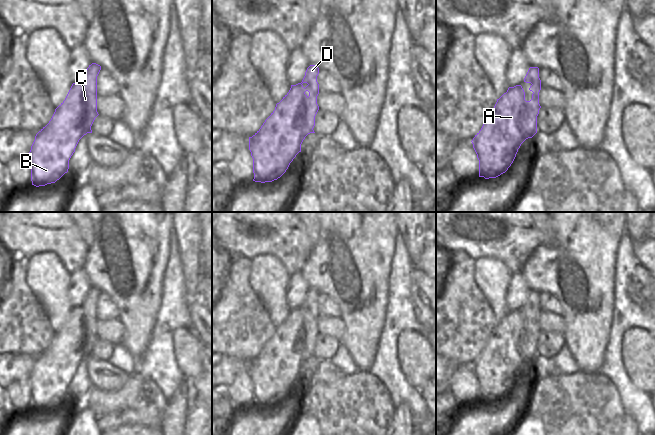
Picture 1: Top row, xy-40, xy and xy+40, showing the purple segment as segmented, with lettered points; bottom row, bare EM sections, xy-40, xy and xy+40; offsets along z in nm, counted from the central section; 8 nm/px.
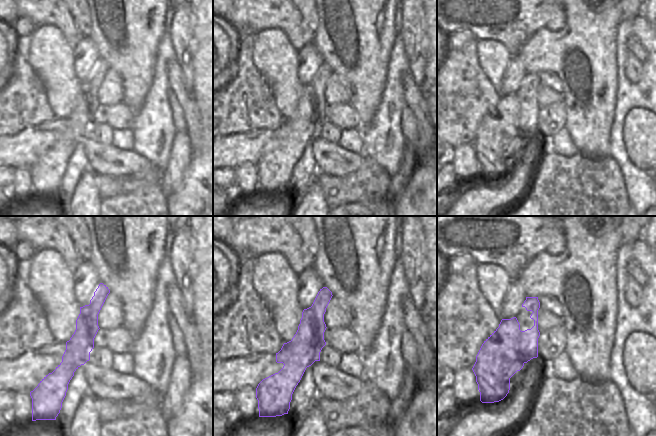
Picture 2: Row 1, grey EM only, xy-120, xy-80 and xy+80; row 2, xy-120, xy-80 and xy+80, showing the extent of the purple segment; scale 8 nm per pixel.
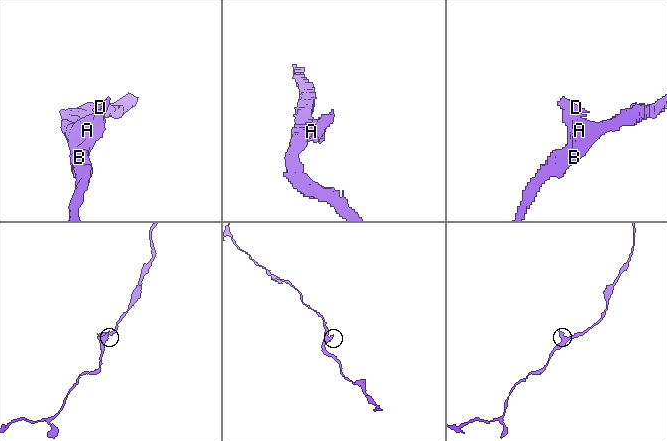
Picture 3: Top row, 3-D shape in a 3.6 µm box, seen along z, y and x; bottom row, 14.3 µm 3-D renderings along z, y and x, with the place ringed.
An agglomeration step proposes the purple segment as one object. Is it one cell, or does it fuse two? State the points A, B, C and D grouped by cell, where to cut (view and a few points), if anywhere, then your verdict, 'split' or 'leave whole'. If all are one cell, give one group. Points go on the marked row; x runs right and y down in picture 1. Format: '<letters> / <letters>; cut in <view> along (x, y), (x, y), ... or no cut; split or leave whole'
A C D / B; cut in xy+40 along (505, 97), (493, 123), (506, 132), (501, 147), (517, 150); split

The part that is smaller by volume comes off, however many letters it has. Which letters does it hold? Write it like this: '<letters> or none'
A, C, D

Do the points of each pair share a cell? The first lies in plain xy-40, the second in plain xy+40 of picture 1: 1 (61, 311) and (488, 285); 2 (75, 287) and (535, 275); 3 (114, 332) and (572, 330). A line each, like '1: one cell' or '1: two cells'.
1: one cell
2: two cells
3: two cells

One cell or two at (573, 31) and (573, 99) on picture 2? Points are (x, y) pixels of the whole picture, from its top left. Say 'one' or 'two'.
one

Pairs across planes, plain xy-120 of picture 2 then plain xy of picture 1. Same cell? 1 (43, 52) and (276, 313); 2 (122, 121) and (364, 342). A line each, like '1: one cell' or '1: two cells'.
1: one cell
2: two cells

